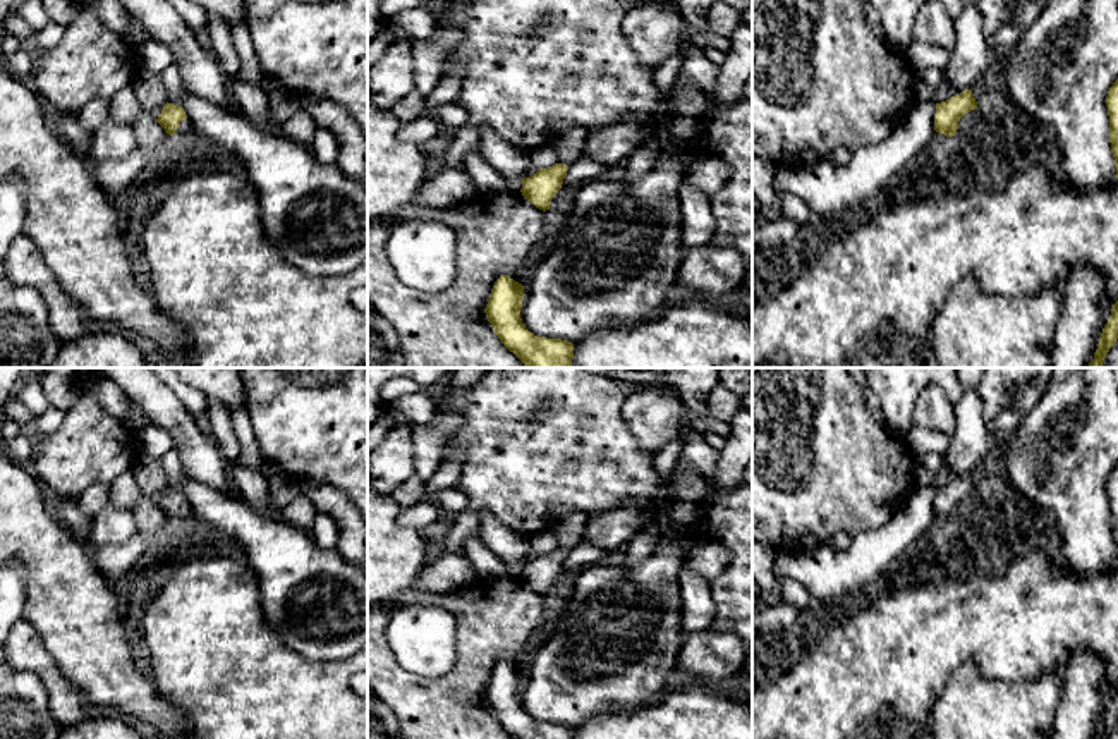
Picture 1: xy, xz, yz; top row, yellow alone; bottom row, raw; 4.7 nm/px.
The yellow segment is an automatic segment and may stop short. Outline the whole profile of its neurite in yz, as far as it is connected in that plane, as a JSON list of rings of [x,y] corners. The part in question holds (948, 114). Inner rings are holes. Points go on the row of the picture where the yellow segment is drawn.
[[[965,89],[946,101],[936,103],[934,131],[946,137],[955,136],[960,119],[974,108],[977,108],[977,101],[972,89]]]

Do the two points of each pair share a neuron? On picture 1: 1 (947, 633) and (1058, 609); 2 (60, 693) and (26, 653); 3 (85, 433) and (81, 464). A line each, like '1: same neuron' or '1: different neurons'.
1: same neuron
2: same neuron
3: same neuron

